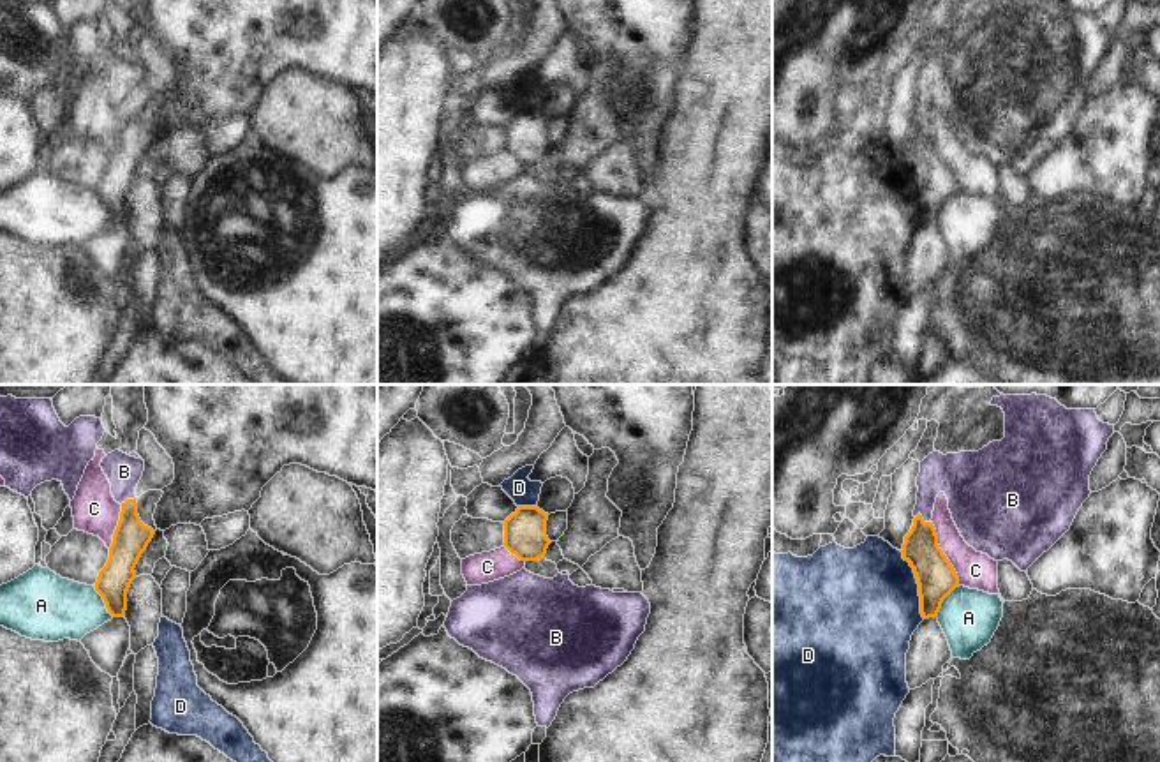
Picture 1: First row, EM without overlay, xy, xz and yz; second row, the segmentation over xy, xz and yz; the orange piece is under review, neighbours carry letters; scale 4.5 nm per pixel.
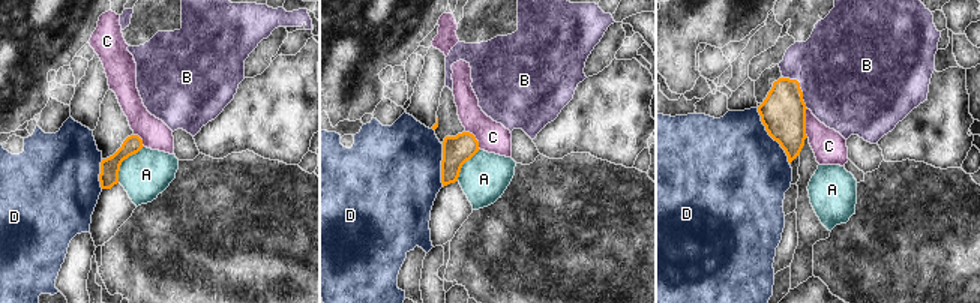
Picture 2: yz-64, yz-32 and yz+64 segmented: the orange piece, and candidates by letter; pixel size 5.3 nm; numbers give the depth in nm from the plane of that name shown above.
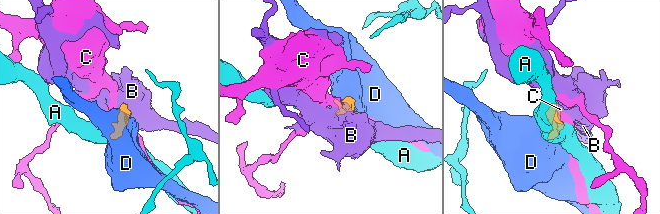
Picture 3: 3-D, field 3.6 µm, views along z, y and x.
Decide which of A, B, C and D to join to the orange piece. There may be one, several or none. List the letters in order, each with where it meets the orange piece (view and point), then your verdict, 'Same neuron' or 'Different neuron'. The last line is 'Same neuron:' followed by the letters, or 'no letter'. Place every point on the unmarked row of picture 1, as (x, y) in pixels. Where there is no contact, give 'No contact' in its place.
A: Touches orange at yz (944, 203). Different neuron
B: Touches orange at yz (921, 122). Different neuron
C: Touches orange at yz (942, 157). Different neuron
D: Touches orange at yz (917, 187). Different neuron
Same neuron: no letter.

